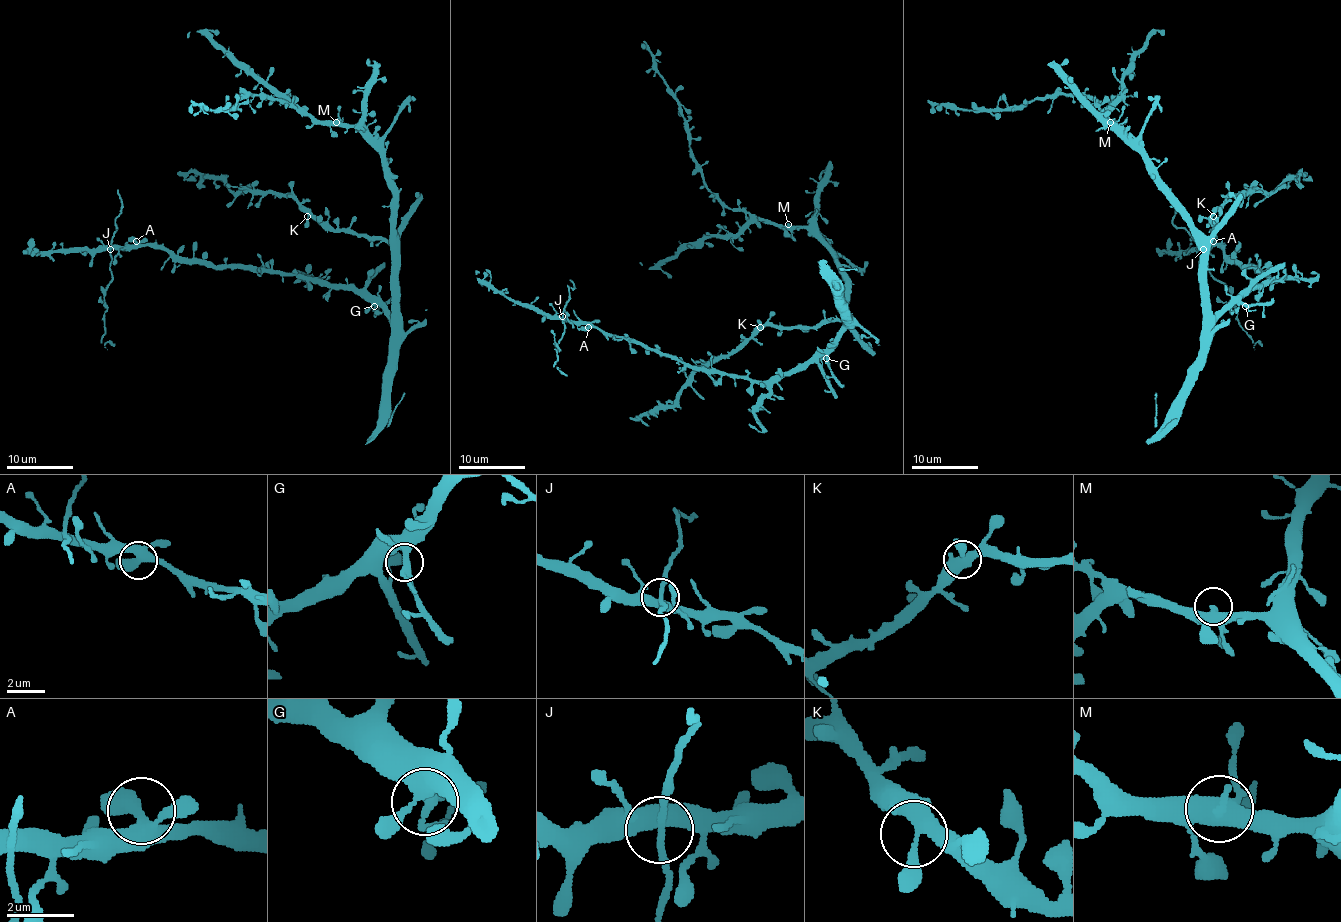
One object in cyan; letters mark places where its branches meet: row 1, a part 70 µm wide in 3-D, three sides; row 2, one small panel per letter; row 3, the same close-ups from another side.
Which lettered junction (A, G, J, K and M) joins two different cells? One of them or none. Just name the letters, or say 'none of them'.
none of them

